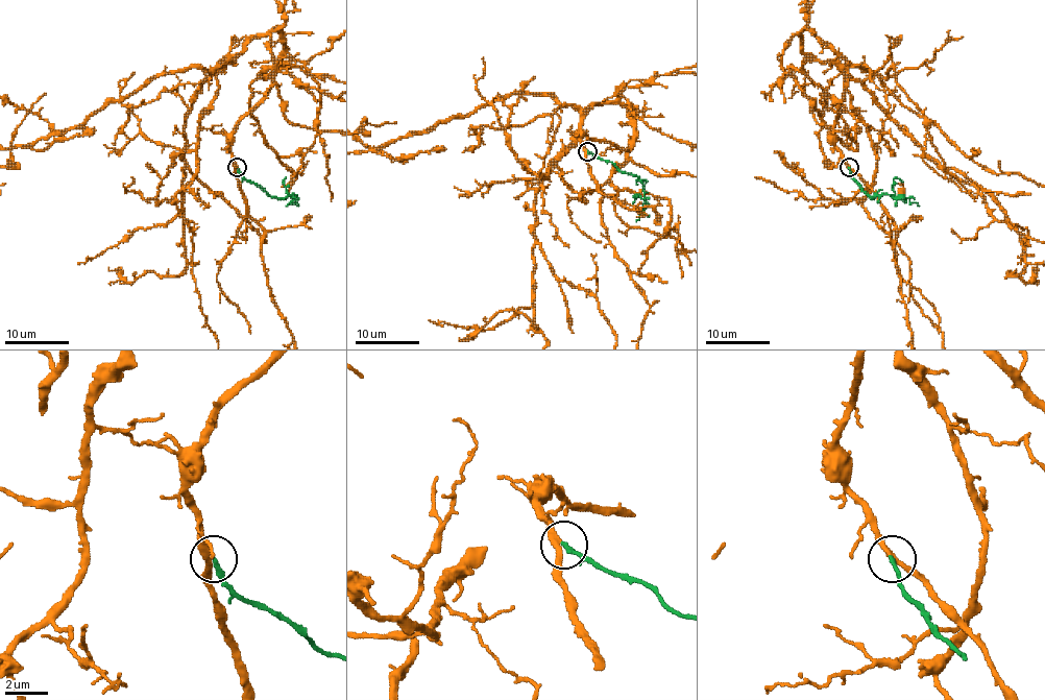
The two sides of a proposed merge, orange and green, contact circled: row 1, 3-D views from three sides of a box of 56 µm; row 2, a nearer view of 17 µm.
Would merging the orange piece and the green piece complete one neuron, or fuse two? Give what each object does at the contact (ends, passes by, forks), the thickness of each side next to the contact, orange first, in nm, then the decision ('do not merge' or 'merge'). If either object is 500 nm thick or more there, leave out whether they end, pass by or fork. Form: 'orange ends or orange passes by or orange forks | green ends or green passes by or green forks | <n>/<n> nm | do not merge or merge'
orange passes by | green ends | 280/220 nm | merge

